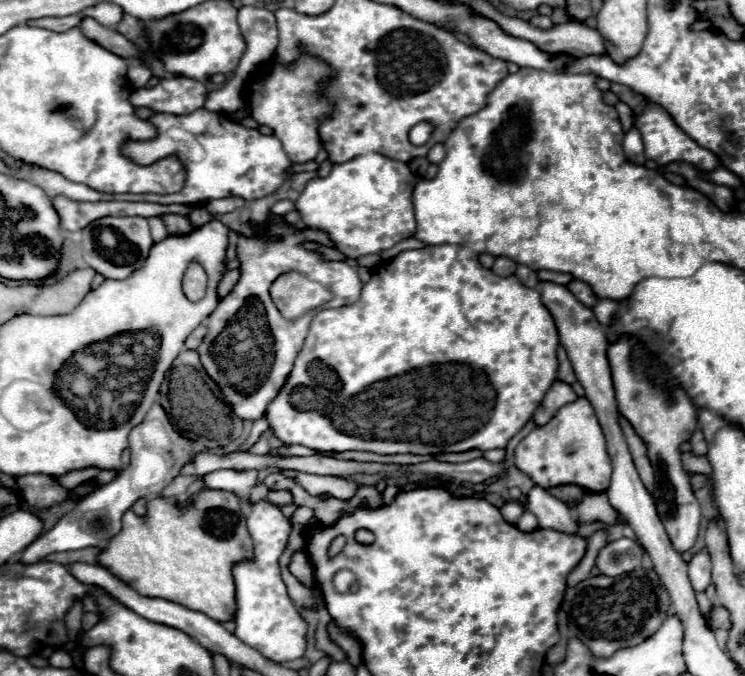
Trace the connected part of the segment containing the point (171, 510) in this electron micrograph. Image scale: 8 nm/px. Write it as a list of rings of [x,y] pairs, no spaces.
[[[203,488],[185,506],[157,496],[147,502],[145,516],[137,516],[133,510],[127,510],[123,516],[123,530],[97,554],[97,560],[141,596],[165,598],[203,612],[213,620],[227,622],[233,620],[235,614],[235,582],[231,580],[231,564],[235,564],[235,560],[243,560],[243,556],[251,556],[251,536],[247,536],[239,498],[233,492]]]

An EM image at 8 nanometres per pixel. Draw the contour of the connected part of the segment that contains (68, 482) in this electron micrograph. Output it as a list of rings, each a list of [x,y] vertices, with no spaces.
[[[85,468],[85,470],[79,470],[79,472],[69,472],[69,474],[65,474],[65,476],[59,476],[55,482],[57,482],[59,486],[67,488],[67,490],[73,490],[75,486],[91,480],[97,472],[99,472],[97,468]]]

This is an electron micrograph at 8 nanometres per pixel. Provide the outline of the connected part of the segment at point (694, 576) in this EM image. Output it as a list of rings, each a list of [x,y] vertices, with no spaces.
[[[699,552],[687,564],[687,574],[695,592],[705,592],[711,584],[711,560],[707,560],[707,552]]]

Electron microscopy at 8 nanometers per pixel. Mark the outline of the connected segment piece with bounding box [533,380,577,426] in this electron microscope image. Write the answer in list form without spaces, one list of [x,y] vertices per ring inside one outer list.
[[[555,380],[555,382],[551,384],[551,388],[547,390],[545,398],[541,400],[541,404],[537,406],[535,414],[533,414],[535,424],[537,424],[537,426],[539,426],[539,424],[547,424],[547,420],[551,420],[551,416],[553,416],[563,404],[569,404],[569,402],[575,400],[575,398],[577,398],[577,394],[575,394],[575,390],[573,390],[569,384],[565,384],[565,382],[561,382],[561,380]]]

